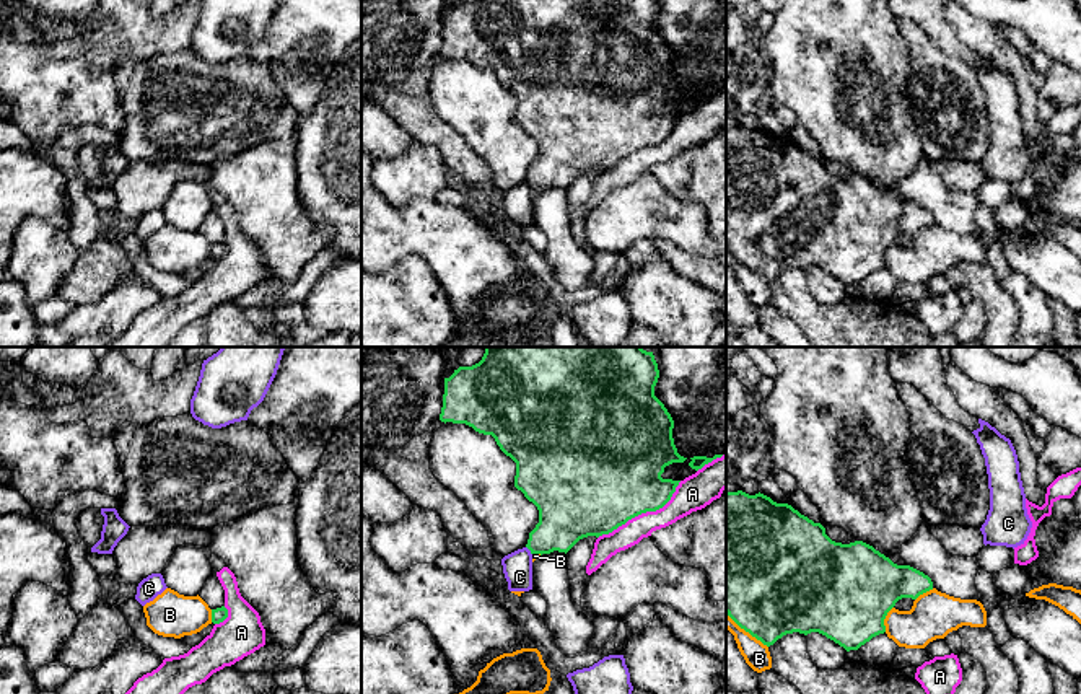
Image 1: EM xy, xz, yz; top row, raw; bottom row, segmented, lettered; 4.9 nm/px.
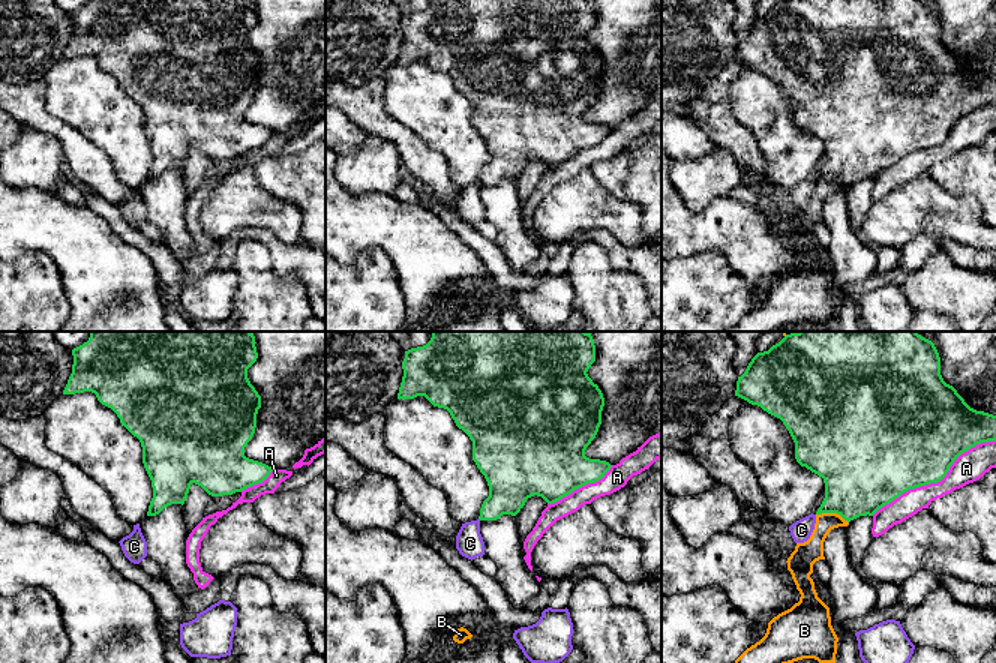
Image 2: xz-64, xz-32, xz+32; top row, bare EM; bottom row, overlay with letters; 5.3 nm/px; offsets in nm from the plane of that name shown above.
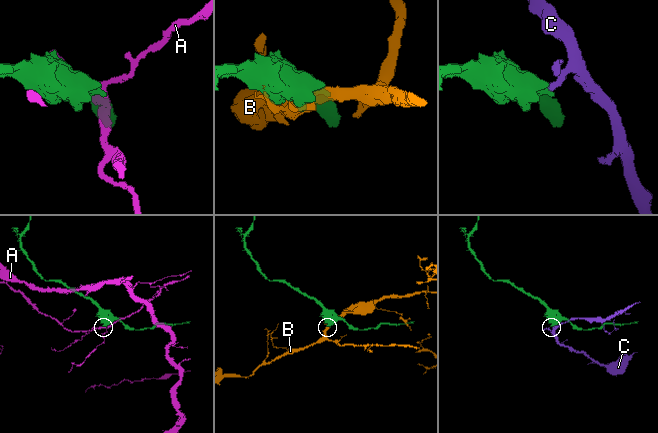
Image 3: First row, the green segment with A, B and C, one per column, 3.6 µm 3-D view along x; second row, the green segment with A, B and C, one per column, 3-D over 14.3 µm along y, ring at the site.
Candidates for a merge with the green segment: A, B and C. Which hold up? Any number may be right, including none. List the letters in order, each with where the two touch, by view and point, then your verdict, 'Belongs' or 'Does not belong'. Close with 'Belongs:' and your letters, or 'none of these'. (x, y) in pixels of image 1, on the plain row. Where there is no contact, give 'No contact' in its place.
A: Touches green at xz (642, 147). Does not belong
B: Touches green at yz (884, 253). Does not belong
C: Touches green at xz (529, 184). Does not belong
Belongs: none of these

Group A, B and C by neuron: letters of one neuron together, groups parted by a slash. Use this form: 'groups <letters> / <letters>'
groups A / B / C

